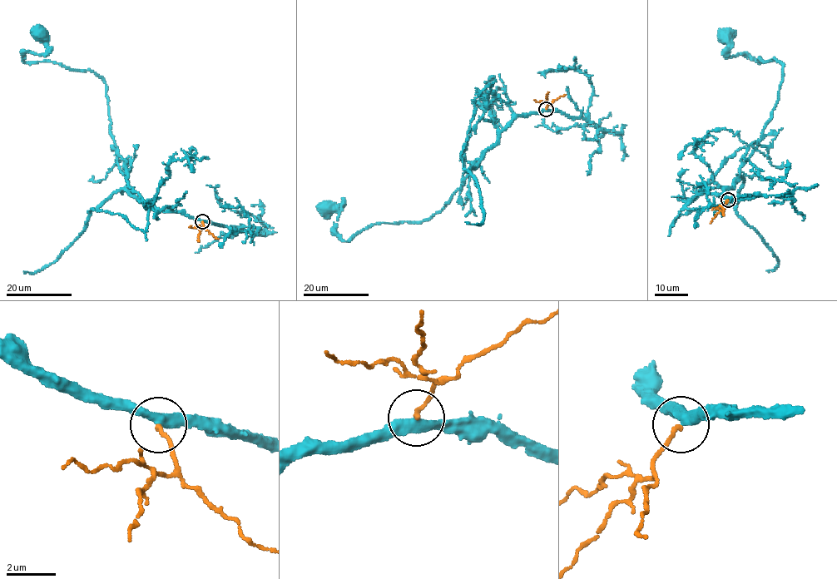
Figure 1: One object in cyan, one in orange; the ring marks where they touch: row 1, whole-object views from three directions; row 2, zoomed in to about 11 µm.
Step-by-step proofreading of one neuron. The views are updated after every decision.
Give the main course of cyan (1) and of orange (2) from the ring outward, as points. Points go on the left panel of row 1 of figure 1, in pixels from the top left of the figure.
1: (202, 222), (130, 191), (118, 165), (104, 81), (90, 71), (23, 61), (26, 51), (45, 54), (40, 34)
2: (202, 222), (205, 227), (200, 230), (198, 242)

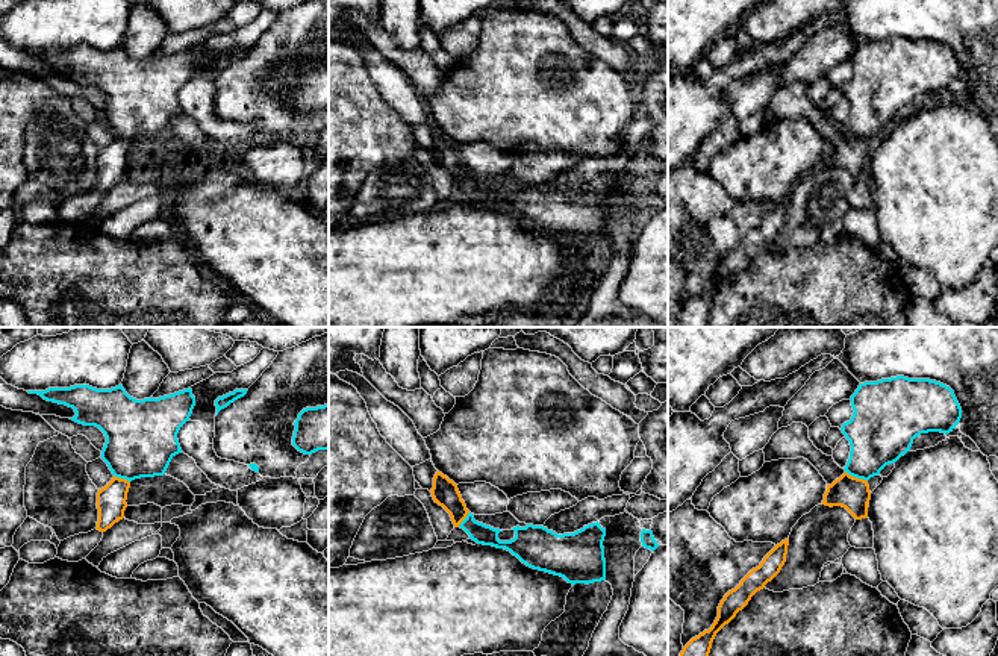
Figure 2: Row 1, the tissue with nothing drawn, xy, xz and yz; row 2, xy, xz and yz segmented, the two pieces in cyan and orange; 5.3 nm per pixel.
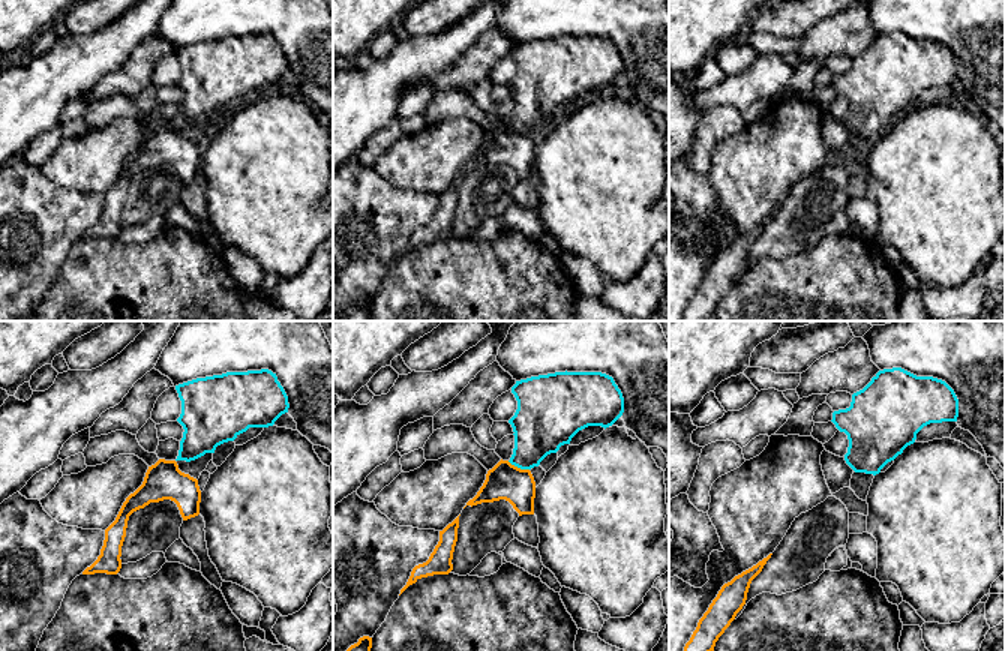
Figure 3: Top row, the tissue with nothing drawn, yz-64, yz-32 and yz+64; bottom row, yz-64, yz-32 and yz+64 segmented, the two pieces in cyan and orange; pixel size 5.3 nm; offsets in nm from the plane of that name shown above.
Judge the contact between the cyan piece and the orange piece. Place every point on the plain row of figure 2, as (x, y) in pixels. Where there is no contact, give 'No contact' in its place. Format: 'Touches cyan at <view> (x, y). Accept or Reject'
Touches cyan at yz (856, 137). Accept

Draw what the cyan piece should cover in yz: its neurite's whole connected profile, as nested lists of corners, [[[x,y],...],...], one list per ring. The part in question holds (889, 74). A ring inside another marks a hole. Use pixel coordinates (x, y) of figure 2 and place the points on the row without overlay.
[[[904,36],[860,44],[850,61],[854,73],[841,88],[851,106],[850,120],[845,133],[827,145],[822,165],[842,167],[856,180],[862,180],[868,179],[871,161],[868,141],[910,112],[913,100],[921,94],[953,92],[962,79],[962,68],[950,47],[930,39]]]

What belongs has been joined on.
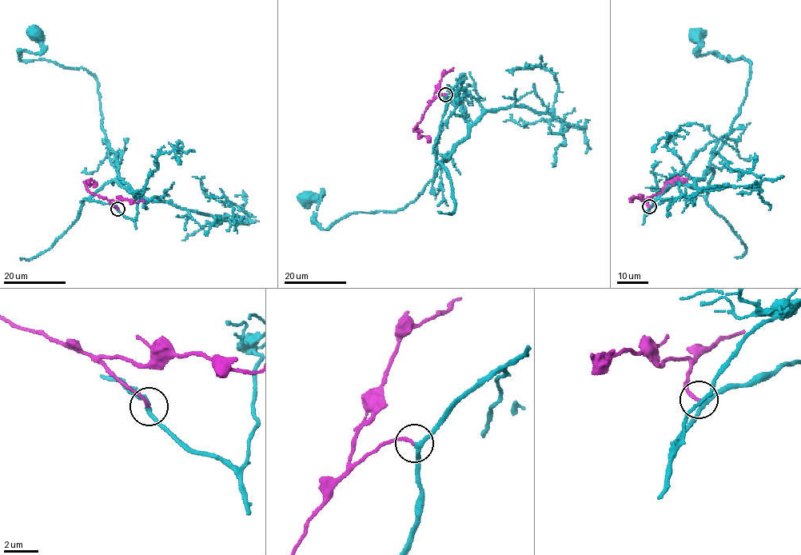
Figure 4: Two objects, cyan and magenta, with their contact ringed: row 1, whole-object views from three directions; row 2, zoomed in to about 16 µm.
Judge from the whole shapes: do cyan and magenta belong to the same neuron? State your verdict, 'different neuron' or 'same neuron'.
same neuron

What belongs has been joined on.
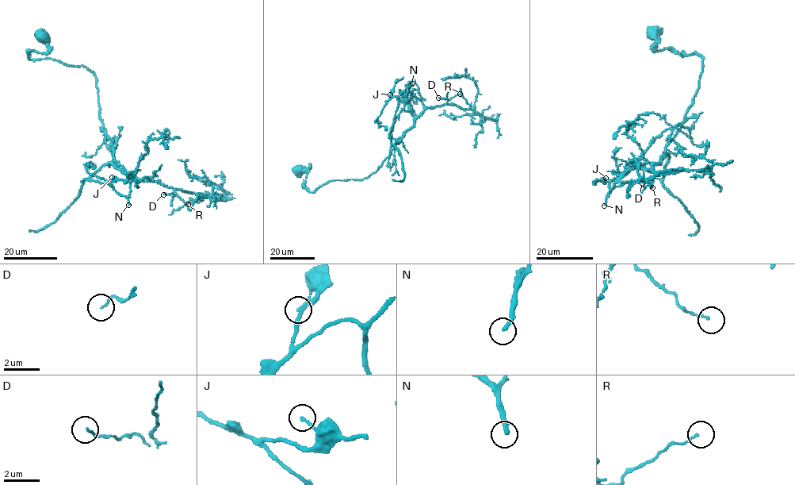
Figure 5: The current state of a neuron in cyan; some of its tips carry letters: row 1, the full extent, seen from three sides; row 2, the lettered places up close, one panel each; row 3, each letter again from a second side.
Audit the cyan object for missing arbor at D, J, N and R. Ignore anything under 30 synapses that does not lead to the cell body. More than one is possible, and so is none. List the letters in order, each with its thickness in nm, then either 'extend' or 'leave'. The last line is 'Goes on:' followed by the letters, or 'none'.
D: 90 nm thick; leave
J: 140 nm thick; leave
N: 240 nm thick; extend
R: 100 nm thick; leave
Goes on: N

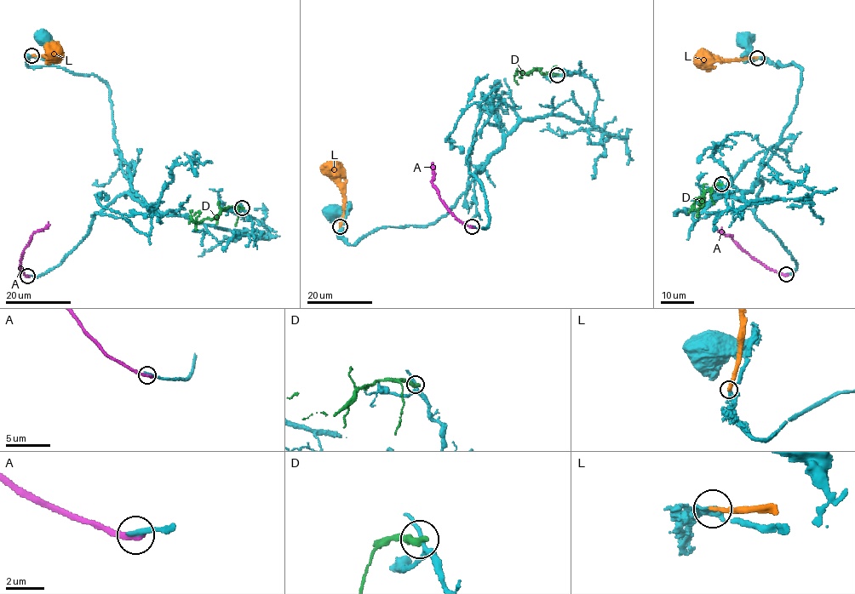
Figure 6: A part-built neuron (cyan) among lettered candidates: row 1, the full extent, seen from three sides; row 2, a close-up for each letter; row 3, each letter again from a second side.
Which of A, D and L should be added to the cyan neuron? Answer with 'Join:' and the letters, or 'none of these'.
Join: none of these

